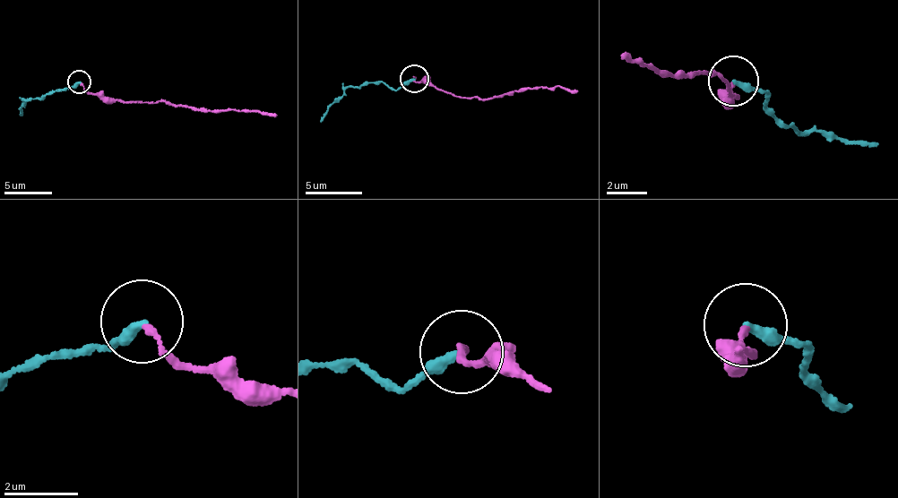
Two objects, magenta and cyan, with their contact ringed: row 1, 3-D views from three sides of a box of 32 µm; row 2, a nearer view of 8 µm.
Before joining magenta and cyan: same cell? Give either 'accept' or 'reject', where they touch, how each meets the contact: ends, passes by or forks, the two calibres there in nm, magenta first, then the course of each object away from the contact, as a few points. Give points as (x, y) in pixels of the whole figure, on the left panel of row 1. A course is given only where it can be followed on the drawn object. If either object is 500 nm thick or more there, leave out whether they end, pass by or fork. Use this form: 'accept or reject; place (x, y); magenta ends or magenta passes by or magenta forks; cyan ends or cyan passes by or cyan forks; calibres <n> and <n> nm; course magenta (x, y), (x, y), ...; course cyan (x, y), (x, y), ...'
accept; place (79, 81); magenta ends; cyan ends; calibres 140 and 280 nm; course magenta (78, 82), (106, 98), (144, 102), (164, 98), (176, 106), (211, 111), (252, 109), (276, 115); course cyan (78, 82), (26, 99), (21, 115)

